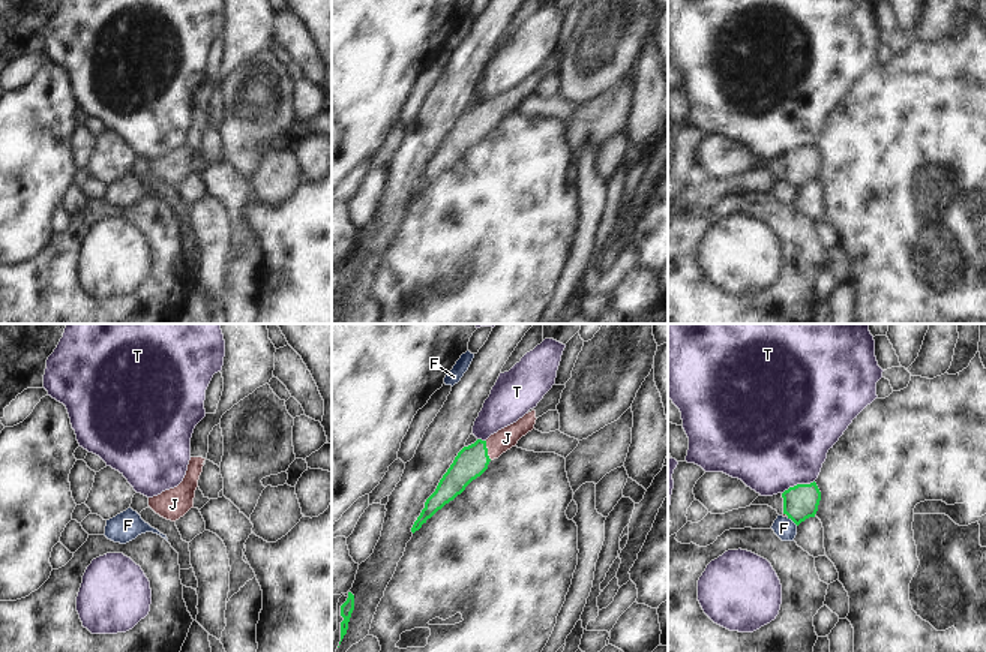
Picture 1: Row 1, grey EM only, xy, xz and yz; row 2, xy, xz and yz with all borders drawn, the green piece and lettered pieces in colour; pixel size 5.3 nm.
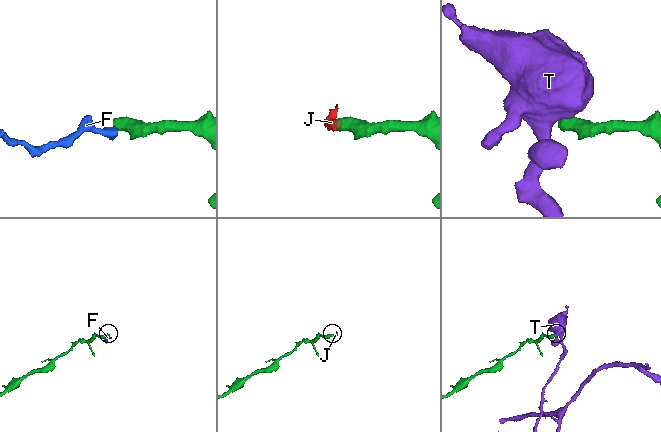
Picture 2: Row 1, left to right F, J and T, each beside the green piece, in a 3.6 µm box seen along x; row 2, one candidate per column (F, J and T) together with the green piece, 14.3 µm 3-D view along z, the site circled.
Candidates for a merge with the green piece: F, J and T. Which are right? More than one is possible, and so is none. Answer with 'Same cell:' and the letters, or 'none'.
Same cell: J

